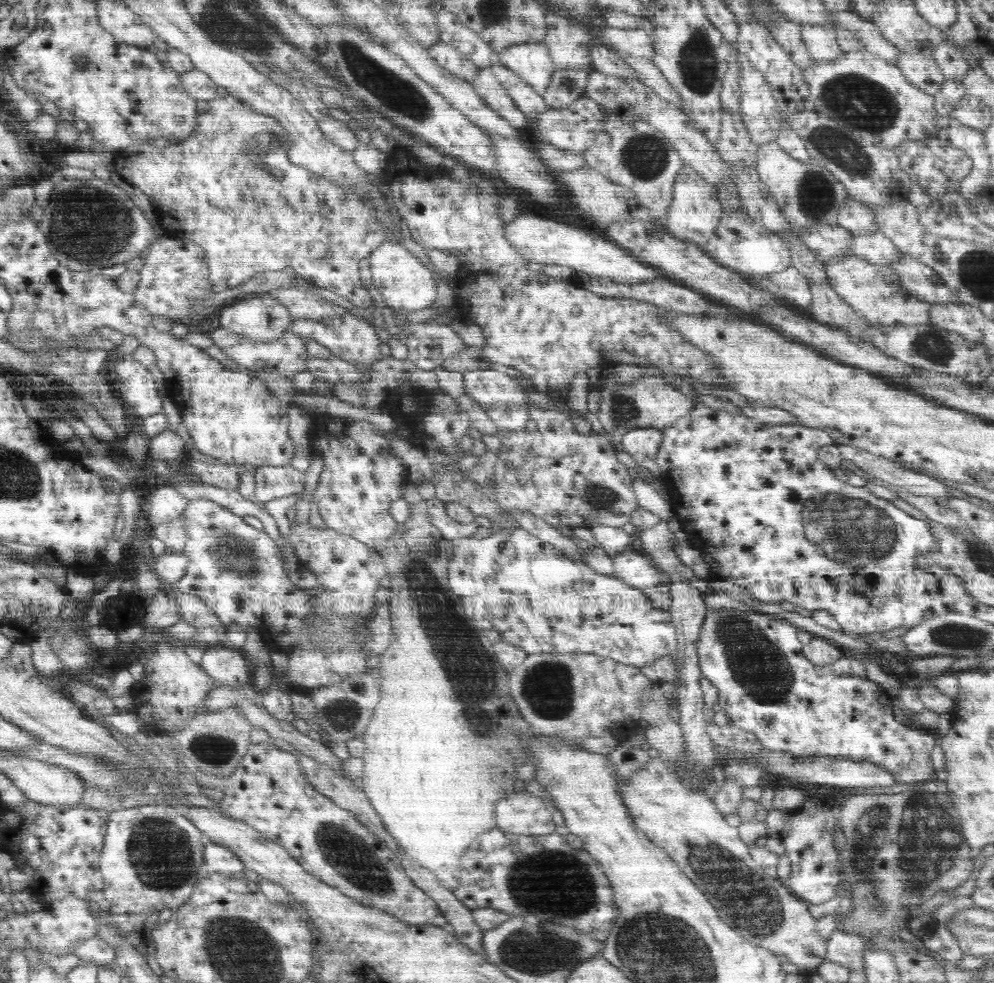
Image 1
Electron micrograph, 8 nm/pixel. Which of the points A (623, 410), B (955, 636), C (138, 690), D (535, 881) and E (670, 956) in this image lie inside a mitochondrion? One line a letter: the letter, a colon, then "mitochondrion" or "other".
A: mitochondrion
B: mitochondrion
C: other
D: mitochondrion
E: mitochondrion

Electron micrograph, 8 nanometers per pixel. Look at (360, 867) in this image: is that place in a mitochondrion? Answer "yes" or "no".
yes

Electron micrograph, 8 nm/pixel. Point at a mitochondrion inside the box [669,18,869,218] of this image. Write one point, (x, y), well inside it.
(697, 63)

